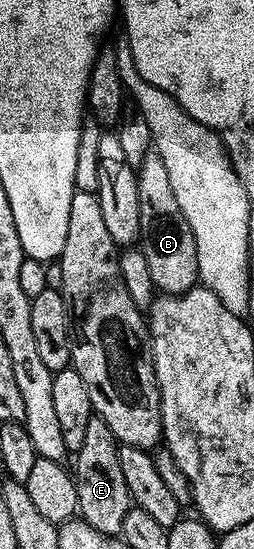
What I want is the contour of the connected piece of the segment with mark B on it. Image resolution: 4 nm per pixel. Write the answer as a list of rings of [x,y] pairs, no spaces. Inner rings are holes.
[[[149,151],[146,154],[137,172],[137,185],[141,223],[139,251],[147,260],[156,291],[166,296],[180,298],[186,292],[198,287],[199,258],[195,250],[195,234],[191,234],[191,226],[187,226],[183,218],[183,210],[179,210],[179,202],[175,202],[171,182],[167,179],[166,167],[163,166],[156,152]]]

